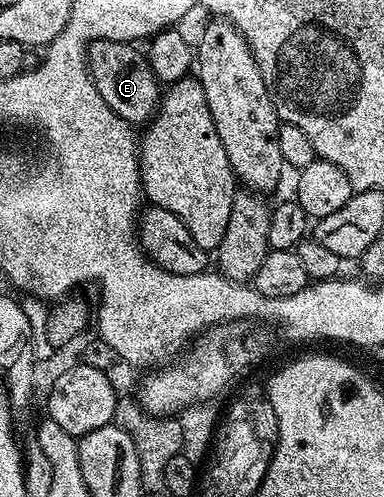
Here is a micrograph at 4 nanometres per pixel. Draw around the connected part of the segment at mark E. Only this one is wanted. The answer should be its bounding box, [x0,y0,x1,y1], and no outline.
[87,39,161,125]

